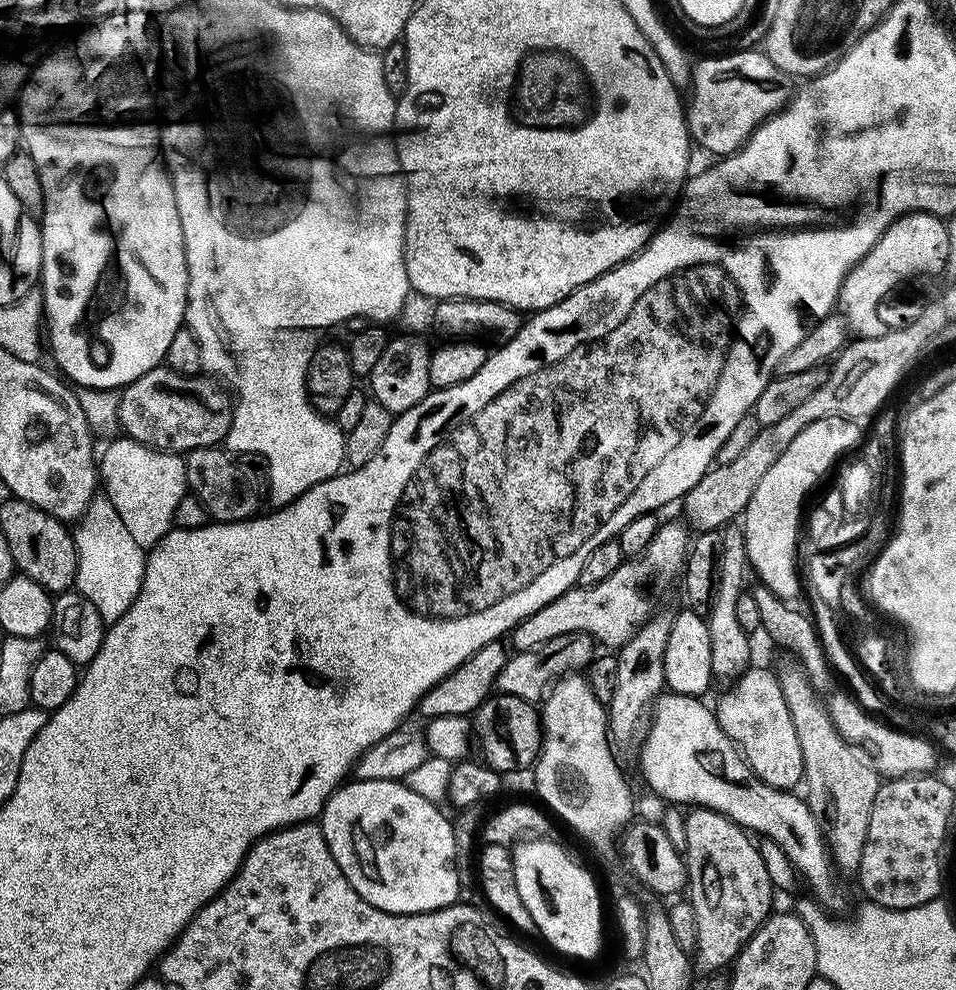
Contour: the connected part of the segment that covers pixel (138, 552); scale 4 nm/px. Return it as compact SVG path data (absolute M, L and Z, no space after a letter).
M106 498L93 499L92 505L75 525L74 539L78 558L75 591L94 602L94 607L98 609L98 614L102 614L105 622L122 618L122 614L126 614L126 610L130 610L130 606L138 598L144 581L145 549L134 542L134 537L130 530L126 530L122 518L118 518L118 510L114 510L114 506Z

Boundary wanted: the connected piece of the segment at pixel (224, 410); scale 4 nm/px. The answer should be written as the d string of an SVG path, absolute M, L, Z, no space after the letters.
M161 364L125 385L119 395L119 422L123 433L143 445L177 454L223 443L232 421L233 399L213 377L199 375L181 376Z

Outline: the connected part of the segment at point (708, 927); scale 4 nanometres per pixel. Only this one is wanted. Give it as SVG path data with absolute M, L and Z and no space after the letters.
M693 807L692 812L684 820L684 844L682 855L684 864L688 867L690 881L690 901L694 908L694 918L697 919L697 940L694 949L694 964L697 969L708 974L716 974L719 968L727 969L739 956L744 943L753 936L768 919L772 908L774 889L766 872L759 847L752 844L753 837L730 818L721 812L709 808Z

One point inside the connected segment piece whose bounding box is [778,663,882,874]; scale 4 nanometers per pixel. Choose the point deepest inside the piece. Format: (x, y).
(842, 783)

